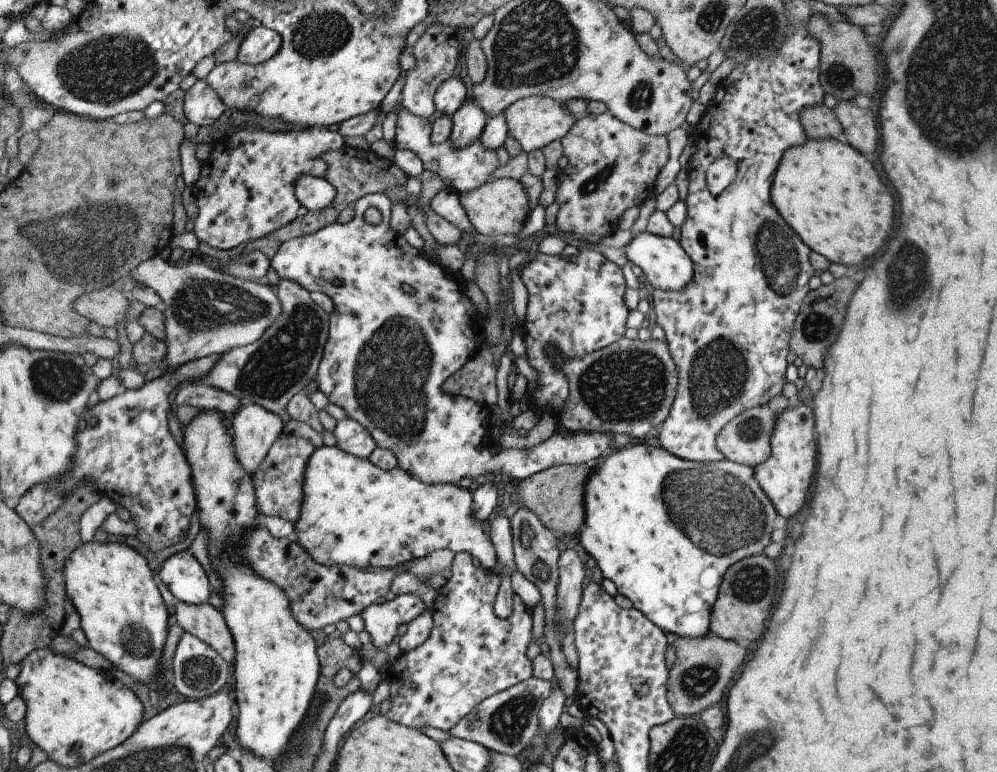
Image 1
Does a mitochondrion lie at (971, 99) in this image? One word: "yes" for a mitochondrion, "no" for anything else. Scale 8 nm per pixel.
yes

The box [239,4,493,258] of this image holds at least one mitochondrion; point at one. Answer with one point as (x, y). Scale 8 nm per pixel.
(324, 34)

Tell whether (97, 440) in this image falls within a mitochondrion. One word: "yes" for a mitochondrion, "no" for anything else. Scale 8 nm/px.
no

